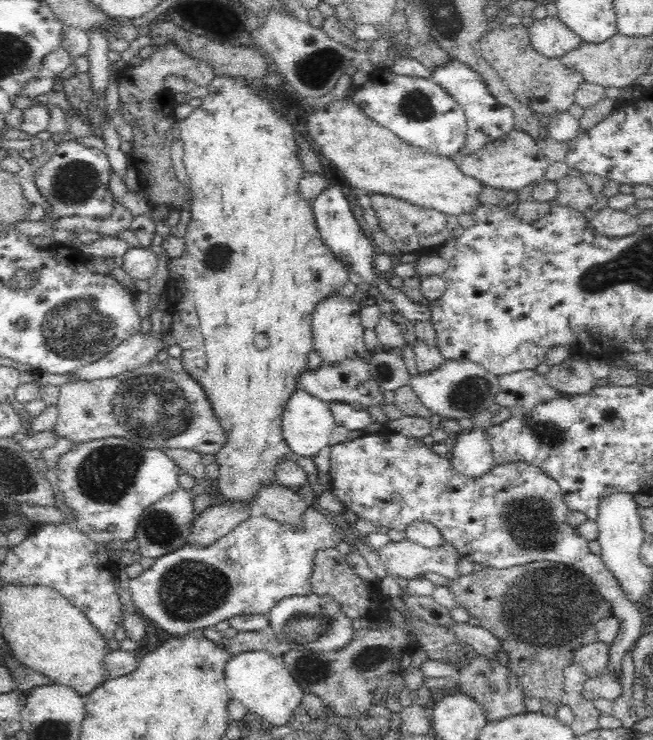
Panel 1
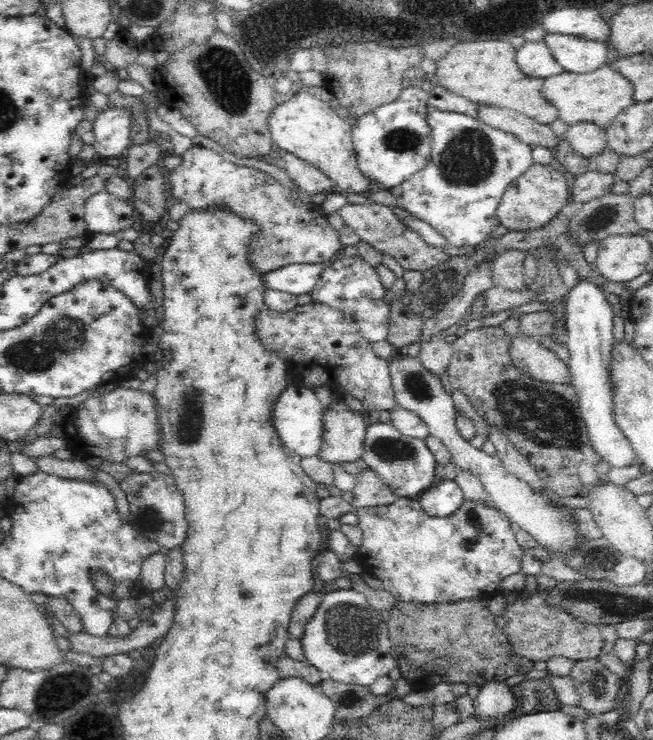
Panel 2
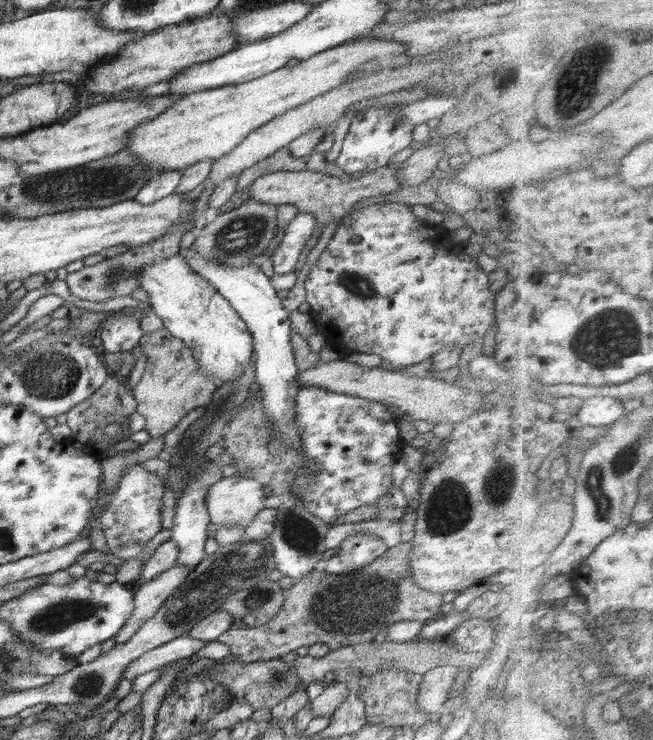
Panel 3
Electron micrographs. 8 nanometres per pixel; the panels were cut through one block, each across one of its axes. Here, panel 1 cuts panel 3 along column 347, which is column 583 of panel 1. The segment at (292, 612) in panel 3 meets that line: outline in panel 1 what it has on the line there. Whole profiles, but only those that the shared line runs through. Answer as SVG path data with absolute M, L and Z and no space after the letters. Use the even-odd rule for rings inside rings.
M537 561L508 569L484 567L483 570L449 581L448 587L454 593L457 604L463 606L470 617L478 618L477 626L492 632L500 640L508 656L507 666L518 677L525 696L558 703L558 706L565 704L563 670L574 663L575 652L580 647L599 642L596 622L612 616L613 611L612 605L604 600L596 585L580 570L556 562Z

